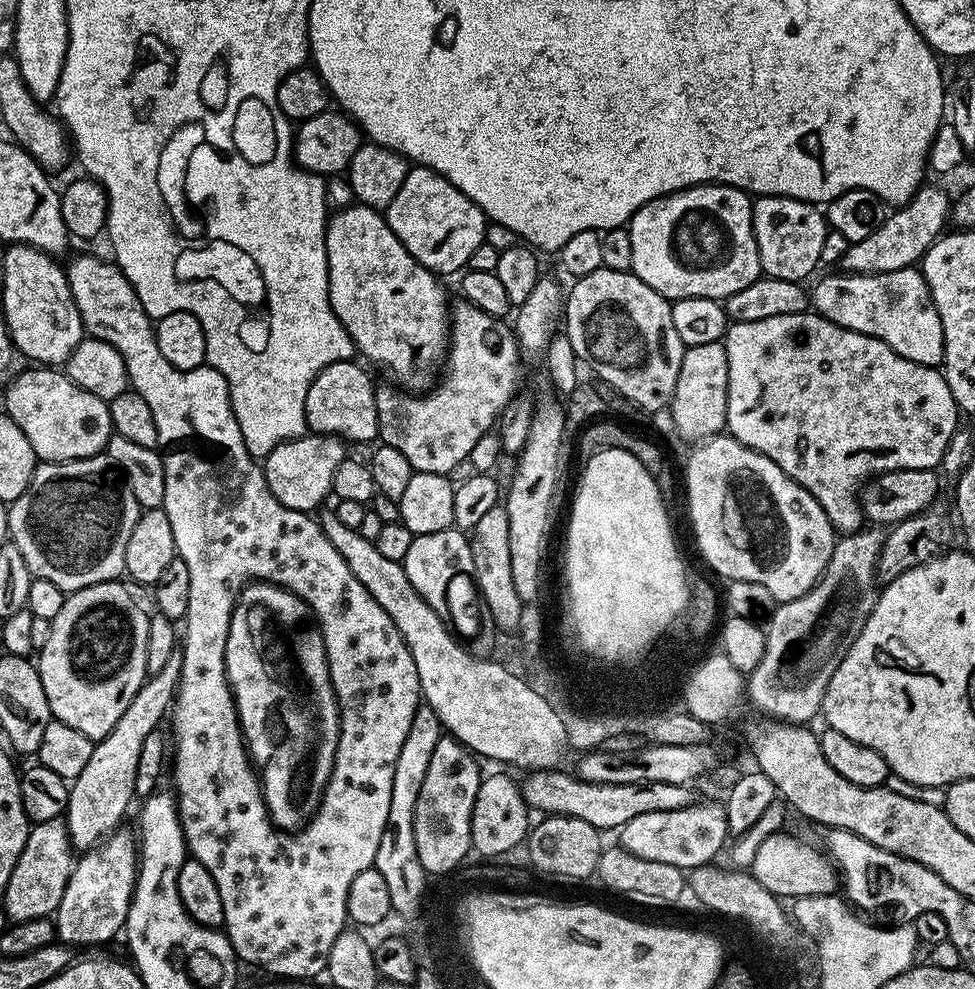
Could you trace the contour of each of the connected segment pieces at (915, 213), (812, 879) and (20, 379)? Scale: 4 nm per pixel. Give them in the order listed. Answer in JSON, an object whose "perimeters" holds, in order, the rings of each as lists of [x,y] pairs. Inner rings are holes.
{"perimeters":[[[[922,186],[908,204],[889,211],[874,234],[862,238],[862,242],[849,244],[839,267],[848,274],[886,274],[919,265],[928,247],[945,231],[944,223],[947,225],[950,220],[950,196],[948,200],[942,189],[928,187]]],[[[781,830],[775,836],[766,838],[758,847],[750,867],[753,878],[762,882],[766,890],[781,898],[835,893],[838,888],[838,873],[832,861],[816,847],[815,843],[807,839],[799,840],[796,836],[787,836],[786,833],[787,831]]],[[[28,366],[2,393],[3,411],[26,434],[37,461],[63,462],[99,456],[113,436],[108,401],[82,390],[52,366]]]]}

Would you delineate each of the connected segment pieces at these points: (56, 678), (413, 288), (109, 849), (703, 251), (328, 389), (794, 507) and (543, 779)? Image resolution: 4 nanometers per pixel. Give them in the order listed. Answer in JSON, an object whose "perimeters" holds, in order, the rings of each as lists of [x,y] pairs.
{"perimeters":[[[[107,580],[67,593],[58,618],[50,621],[46,646],[38,652],[42,690],[46,690],[46,702],[50,702],[53,717],[66,722],[66,726],[74,726],[74,730],[86,734],[86,738],[94,742],[114,730],[114,722],[122,718],[126,706],[130,706],[134,694],[138,694],[149,677],[146,642],[150,638],[150,616],[140,609],[139,602],[132,597],[127,586],[120,580]]],[[[359,202],[331,213],[326,230],[326,262],[328,301],[350,334],[355,351],[359,355],[361,352],[365,361],[381,364],[401,389],[423,393],[433,383],[432,371],[441,367],[450,339],[450,299],[436,281],[439,280],[437,273],[424,268],[412,257],[377,209]]],[[[117,830],[107,840],[85,851],[84,856],[75,861],[72,873],[66,882],[66,894],[62,894],[62,902],[56,907],[54,923],[56,940],[65,946],[76,948],[92,948],[95,944],[108,944],[115,936],[124,931],[124,923],[130,914],[130,902],[136,885],[136,869],[138,867],[138,840],[125,830]]],[[[698,184],[695,188],[684,188],[644,204],[626,225],[634,253],[631,272],[669,302],[682,298],[710,298],[723,302],[730,294],[746,290],[750,282],[759,280],[762,275],[752,229],[752,205],[749,193],[725,184]]],[[[355,359],[339,360],[327,364],[310,382],[310,390],[306,390],[306,422],[313,433],[322,436],[339,436],[345,442],[357,440],[360,444],[368,444],[378,436],[378,406],[376,405],[377,385],[372,384],[363,363],[356,364]]],[[[717,434],[703,442],[697,443],[693,448],[696,449],[689,454],[688,465],[684,468],[684,488],[688,491],[688,516],[692,519],[692,532],[696,535],[696,544],[700,547],[700,552],[704,555],[705,562],[718,575],[724,576],[723,579],[725,581],[758,582],[760,585],[766,586],[766,590],[770,590],[770,594],[778,602],[802,598],[802,594],[806,594],[806,590],[810,590],[814,586],[814,582],[818,582],[818,578],[823,574],[830,562],[830,554],[834,554],[838,533],[832,527],[826,510],[822,510],[822,506],[818,506],[816,499],[802,486],[798,486],[798,482],[790,479],[777,464],[770,462],[770,458],[758,454],[752,448],[747,448],[742,442],[738,442],[732,436]]],[[[540,770],[533,780],[523,781],[522,791],[525,800],[533,809],[541,808],[544,814],[561,816],[577,816],[590,826],[607,830],[623,828],[630,818],[638,818],[638,814],[654,814],[666,810],[680,810],[693,803],[691,787],[688,784],[674,782],[622,782],[621,784],[595,784],[567,776],[564,770]]]]}

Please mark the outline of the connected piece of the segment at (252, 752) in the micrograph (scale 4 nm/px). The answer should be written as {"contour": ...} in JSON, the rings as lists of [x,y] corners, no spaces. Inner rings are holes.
{"contour":[[[263,582],[246,584],[240,595],[236,597],[236,606],[232,609],[228,637],[224,647],[224,674],[228,684],[232,687],[232,697],[236,700],[236,713],[240,719],[240,729],[244,735],[248,755],[259,775],[260,786],[264,789],[264,805],[268,808],[268,815],[272,817],[272,823],[277,828],[295,834],[320,809],[320,804],[324,800],[324,791],[334,770],[338,738],[340,737],[340,703],[336,701],[336,691],[330,678],[326,646],[320,633],[320,625],[316,623],[316,617],[308,609],[308,603],[302,598],[298,598],[293,592],[288,592],[285,588],[279,588],[276,584]]]}

